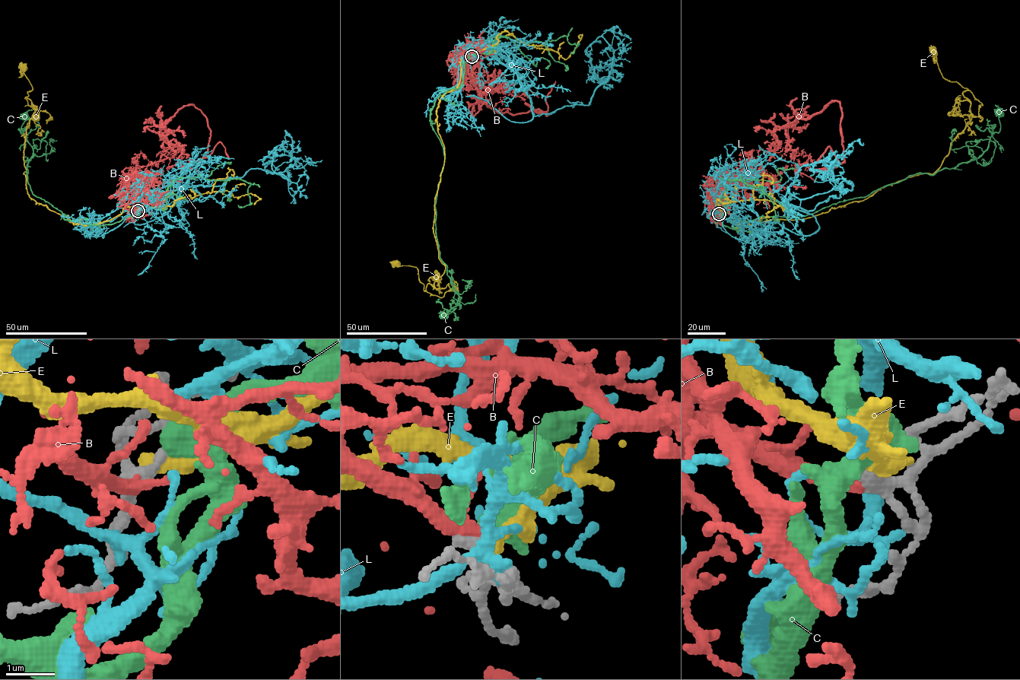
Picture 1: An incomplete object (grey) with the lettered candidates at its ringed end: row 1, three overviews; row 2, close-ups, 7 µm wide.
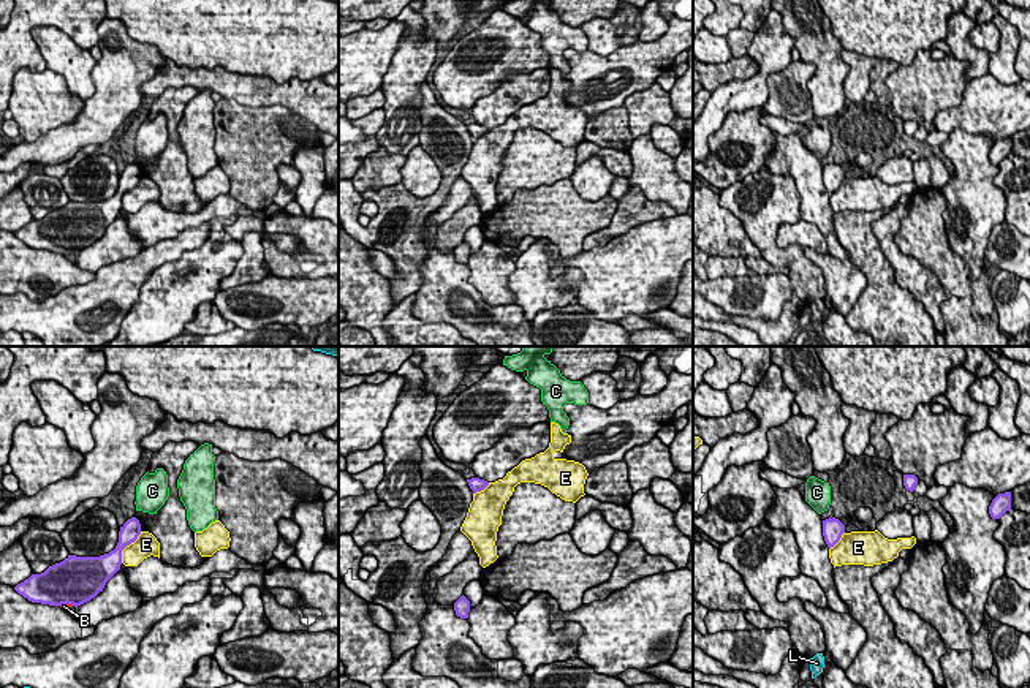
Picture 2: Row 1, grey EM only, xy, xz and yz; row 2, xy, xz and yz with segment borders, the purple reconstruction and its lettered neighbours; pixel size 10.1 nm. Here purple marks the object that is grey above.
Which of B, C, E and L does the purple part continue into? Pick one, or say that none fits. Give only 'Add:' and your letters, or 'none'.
Add: B

